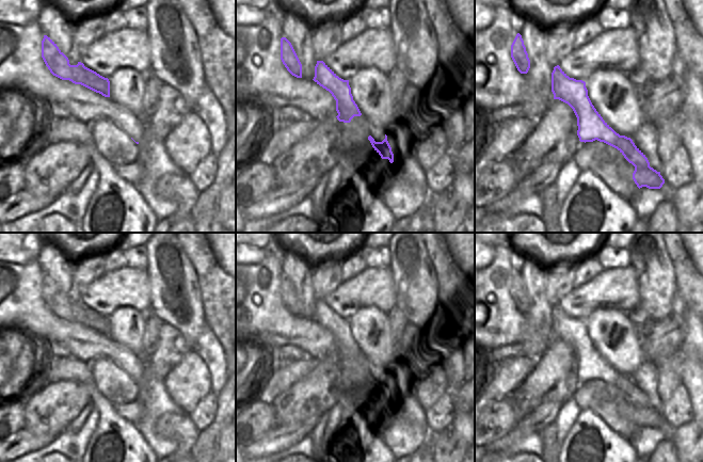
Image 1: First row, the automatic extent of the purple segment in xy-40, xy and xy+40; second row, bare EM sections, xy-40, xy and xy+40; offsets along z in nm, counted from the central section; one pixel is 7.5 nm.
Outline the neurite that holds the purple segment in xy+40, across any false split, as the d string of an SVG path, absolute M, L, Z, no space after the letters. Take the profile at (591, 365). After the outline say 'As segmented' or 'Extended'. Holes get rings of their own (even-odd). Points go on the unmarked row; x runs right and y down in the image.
M559 304L552 312L552 331L554 338L568 342L577 356L577 375L580 381L604 381L617 387L635 405L633 418L640 428L660 428L665 418L650 405L645 394L630 377L617 372L601 355L592 344L586 321L570 317Z. As segmented.

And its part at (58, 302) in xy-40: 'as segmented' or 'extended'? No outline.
as segmented

